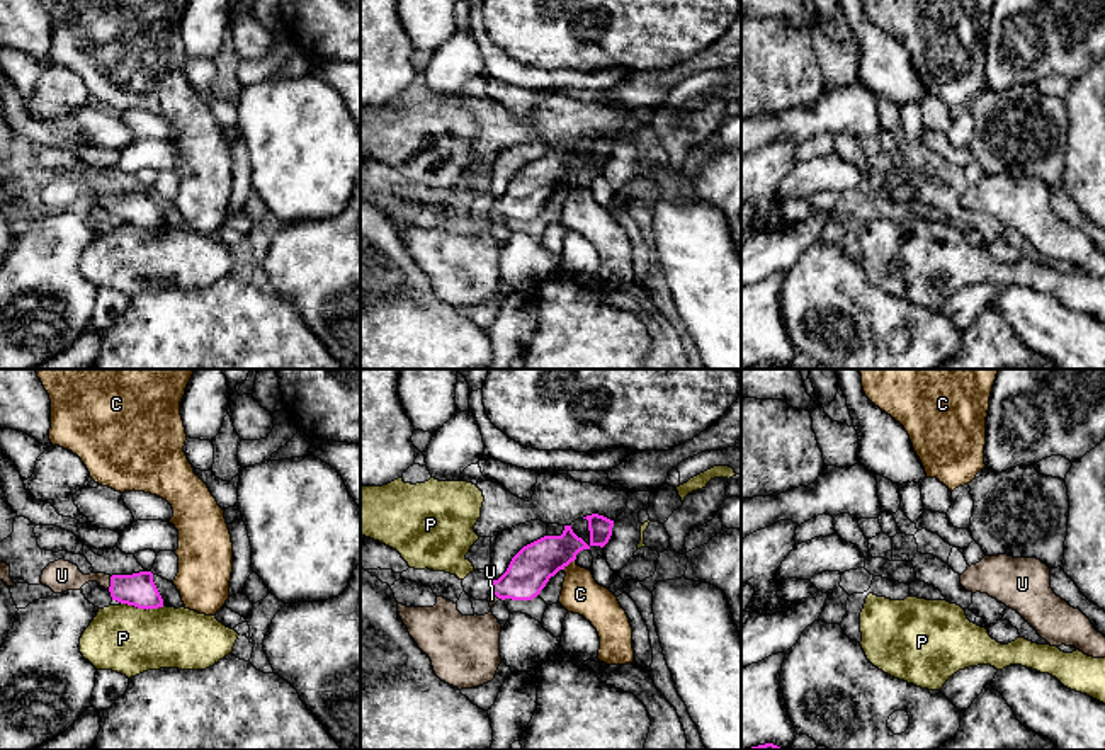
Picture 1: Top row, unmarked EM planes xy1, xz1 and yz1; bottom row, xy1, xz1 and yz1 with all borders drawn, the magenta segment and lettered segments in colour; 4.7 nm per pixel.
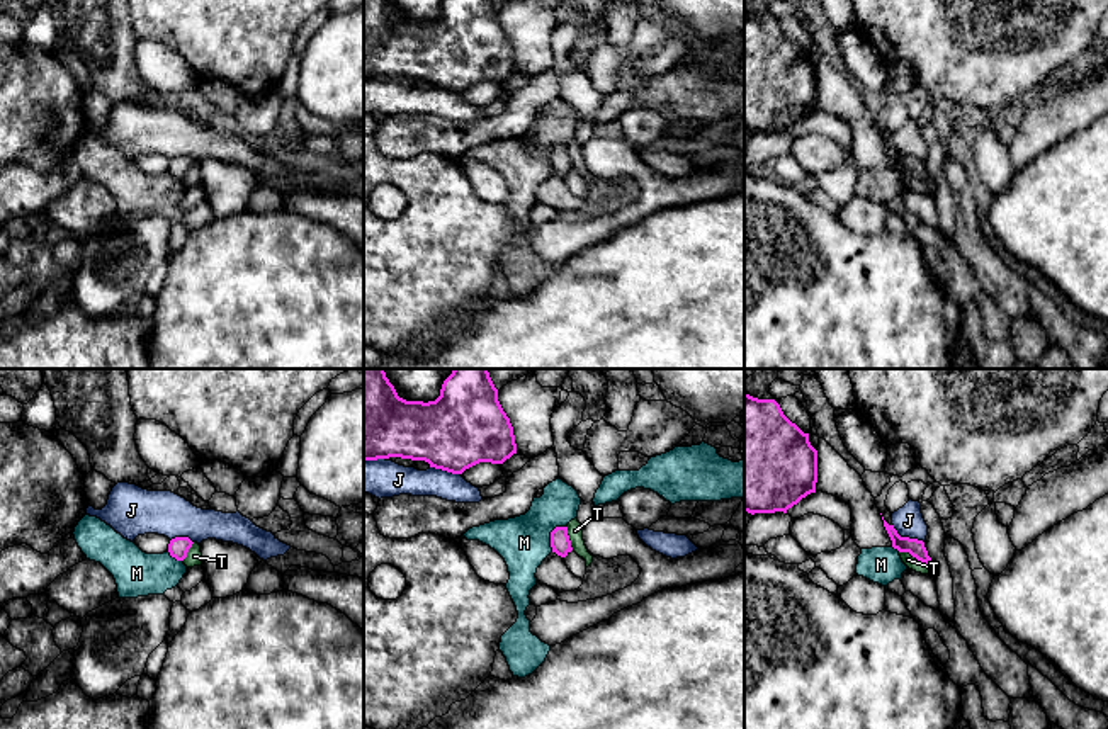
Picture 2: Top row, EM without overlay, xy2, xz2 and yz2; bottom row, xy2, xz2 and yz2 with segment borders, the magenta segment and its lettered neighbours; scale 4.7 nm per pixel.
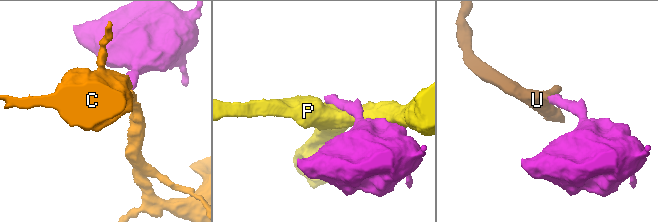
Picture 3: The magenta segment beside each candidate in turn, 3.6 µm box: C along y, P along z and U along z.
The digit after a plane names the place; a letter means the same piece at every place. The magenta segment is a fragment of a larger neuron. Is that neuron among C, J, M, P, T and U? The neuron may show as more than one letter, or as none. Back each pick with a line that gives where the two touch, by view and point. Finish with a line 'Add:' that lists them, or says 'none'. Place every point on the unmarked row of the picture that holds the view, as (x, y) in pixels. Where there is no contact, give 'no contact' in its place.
U: contact xy1 (111, 203)
Add: U

